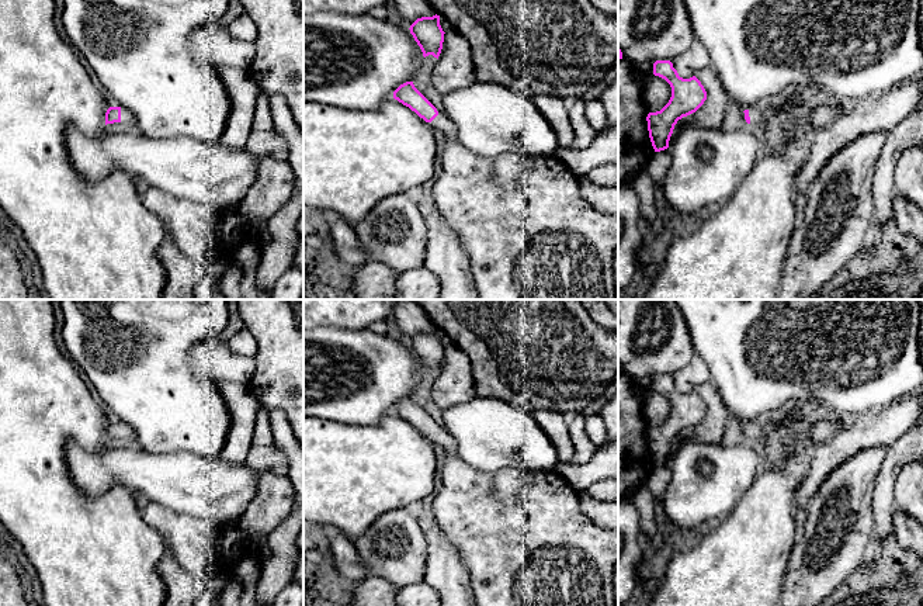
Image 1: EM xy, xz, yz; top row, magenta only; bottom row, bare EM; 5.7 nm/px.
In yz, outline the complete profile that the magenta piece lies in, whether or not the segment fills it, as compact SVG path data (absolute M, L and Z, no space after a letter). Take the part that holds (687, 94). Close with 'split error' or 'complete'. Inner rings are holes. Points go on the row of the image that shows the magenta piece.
M656 60L653 75L665 79L672 87L669 103L646 117L648 131L655 152L669 148L674 125L683 117L695 112L707 100L707 91L701 82L693 76L683 79L670 60Z | complete

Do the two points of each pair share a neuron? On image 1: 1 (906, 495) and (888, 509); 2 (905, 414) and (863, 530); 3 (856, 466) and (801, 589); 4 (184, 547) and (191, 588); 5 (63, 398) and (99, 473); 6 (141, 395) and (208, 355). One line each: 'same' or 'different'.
1: different
2: different
3: same
4: different
5: different
6: different

